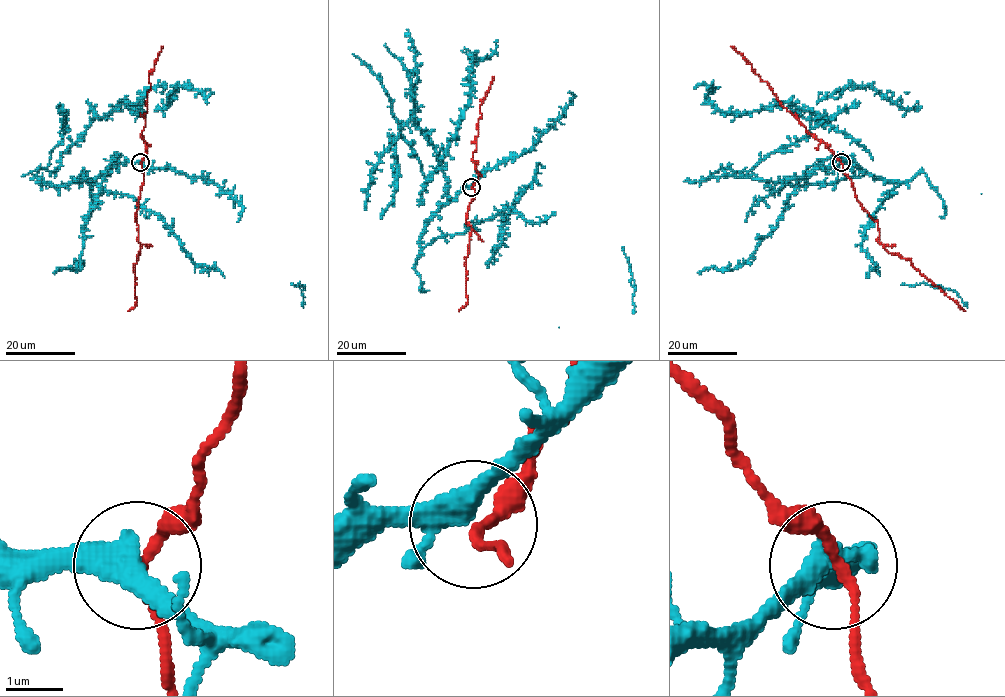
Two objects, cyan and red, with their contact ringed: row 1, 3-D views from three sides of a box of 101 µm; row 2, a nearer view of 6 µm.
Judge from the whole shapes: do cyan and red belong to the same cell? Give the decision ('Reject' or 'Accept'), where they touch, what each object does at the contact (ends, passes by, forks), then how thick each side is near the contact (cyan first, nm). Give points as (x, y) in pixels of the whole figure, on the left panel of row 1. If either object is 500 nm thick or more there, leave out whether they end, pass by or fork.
Accept. Place: (140, 162). At the ring cyan forks. At the ring red passes by. Thickness 360 nm (cyan) against 170 nm

